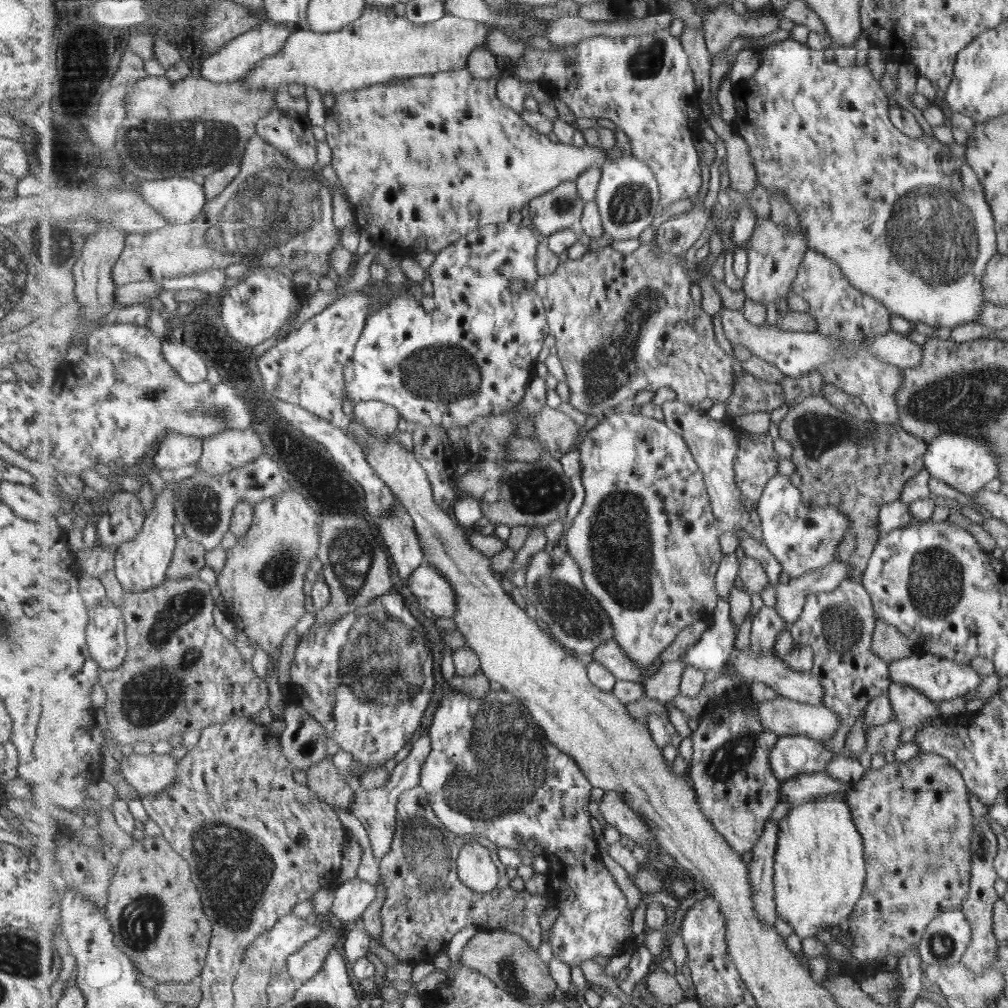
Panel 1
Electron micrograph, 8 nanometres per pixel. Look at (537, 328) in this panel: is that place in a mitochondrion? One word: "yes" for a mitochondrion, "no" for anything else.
no

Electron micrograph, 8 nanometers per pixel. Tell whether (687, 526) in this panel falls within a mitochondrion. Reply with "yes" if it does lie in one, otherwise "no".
no

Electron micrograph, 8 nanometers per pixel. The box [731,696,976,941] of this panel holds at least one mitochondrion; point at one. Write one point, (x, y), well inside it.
(929, 867)

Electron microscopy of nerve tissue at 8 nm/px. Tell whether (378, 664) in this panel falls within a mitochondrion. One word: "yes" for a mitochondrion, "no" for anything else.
yes

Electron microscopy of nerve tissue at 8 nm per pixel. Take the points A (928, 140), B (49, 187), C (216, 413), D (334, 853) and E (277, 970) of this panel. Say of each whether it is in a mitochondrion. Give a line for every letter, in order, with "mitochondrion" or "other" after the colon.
A: other
B: other
C: mitochondrion
D: other
E: other

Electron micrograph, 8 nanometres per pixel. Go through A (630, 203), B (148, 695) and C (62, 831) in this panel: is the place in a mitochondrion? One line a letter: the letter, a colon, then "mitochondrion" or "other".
A: mitochondrion
B: mitochondrion
C: other

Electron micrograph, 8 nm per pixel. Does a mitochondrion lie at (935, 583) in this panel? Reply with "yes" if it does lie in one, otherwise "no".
yes

